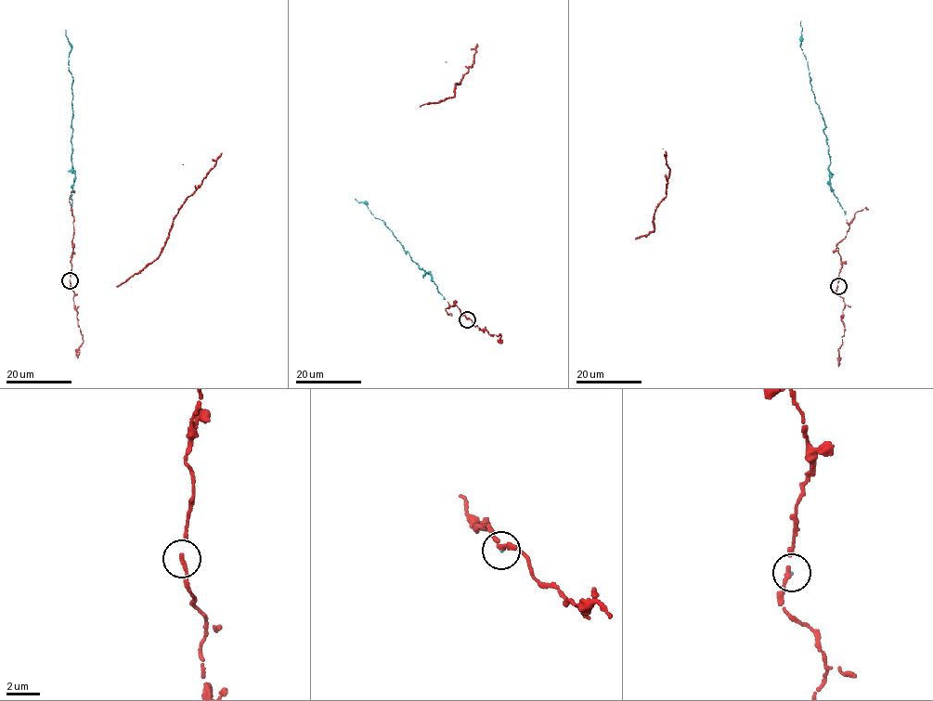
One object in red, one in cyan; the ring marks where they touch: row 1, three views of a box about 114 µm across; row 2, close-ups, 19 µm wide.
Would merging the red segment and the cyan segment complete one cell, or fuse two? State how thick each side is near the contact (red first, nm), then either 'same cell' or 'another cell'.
220/70 nm | same cell

